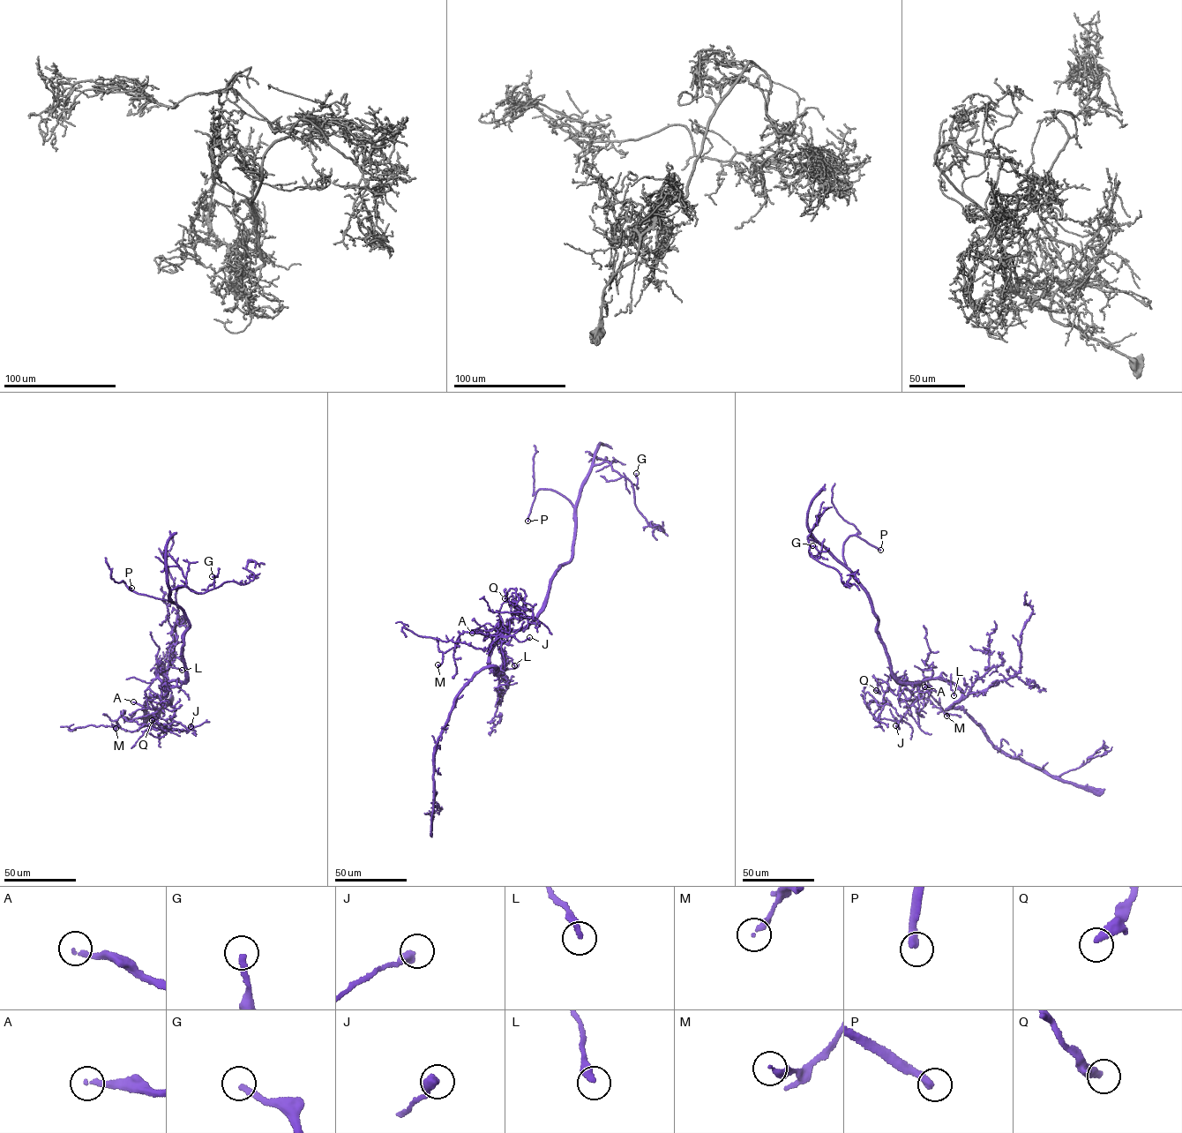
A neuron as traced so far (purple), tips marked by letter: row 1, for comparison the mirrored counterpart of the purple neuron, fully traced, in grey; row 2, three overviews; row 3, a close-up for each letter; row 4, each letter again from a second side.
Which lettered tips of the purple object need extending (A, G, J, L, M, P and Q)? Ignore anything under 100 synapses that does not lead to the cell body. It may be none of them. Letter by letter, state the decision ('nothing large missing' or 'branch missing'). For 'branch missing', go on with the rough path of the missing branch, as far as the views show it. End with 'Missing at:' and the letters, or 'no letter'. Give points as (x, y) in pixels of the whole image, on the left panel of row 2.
A: branch missing; missing branch runs (133, 701), (123, 698), (110, 701), (90, 686), (56, 703), (51, 695), (53, 688)
G: nothing large missing
J: nothing large missing
L: nothing large missing
M: nothing large missing
P: branch missing; missing branch runs (131, 588), (115, 579), (111, 568), (113, 523), (130, 470), (130, 454), (137, 446), (153, 446)
Q: nothing large missing
Missing at: A, P

